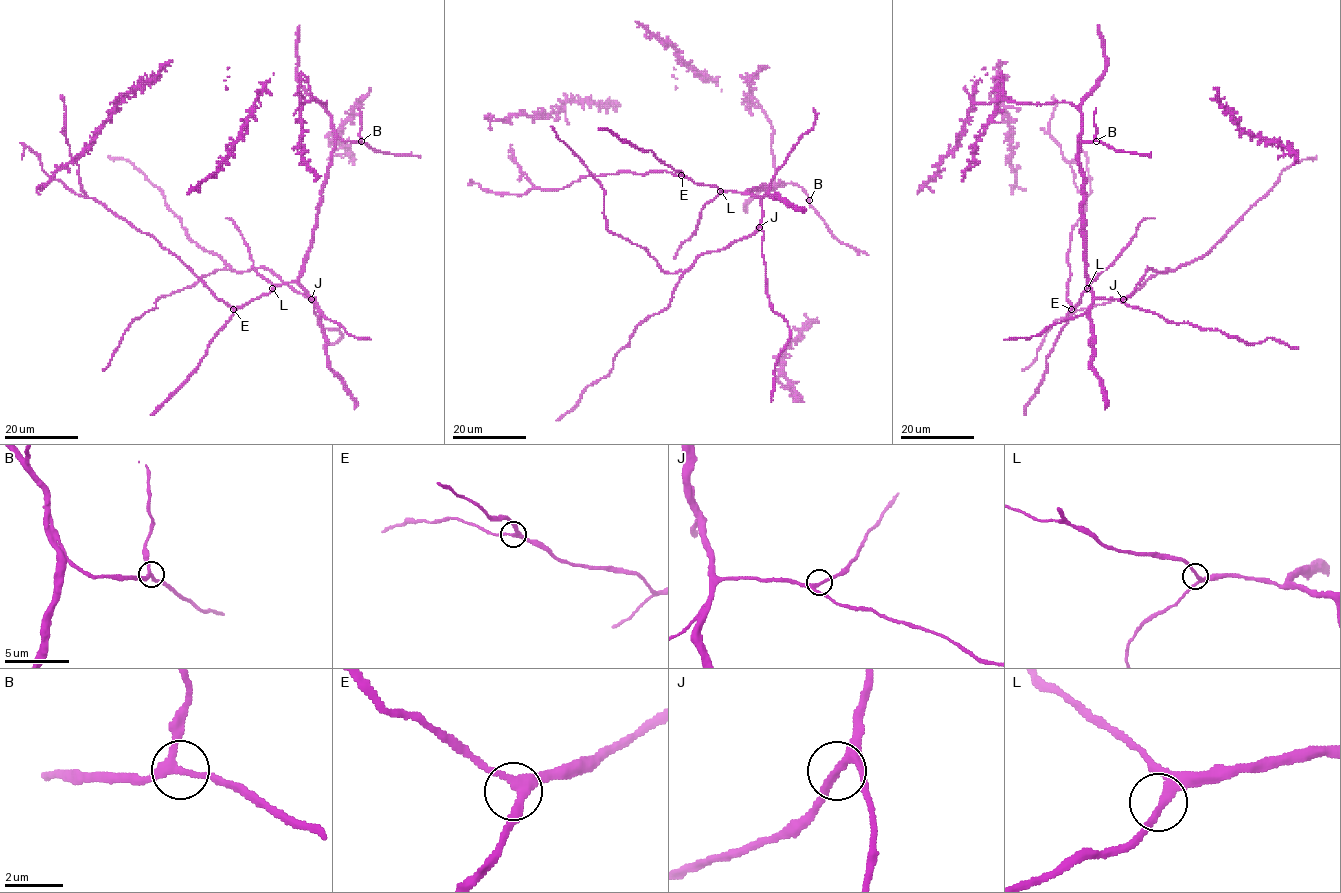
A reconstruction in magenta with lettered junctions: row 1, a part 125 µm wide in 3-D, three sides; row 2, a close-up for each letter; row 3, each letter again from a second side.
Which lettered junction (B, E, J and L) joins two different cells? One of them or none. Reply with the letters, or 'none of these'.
none of these

